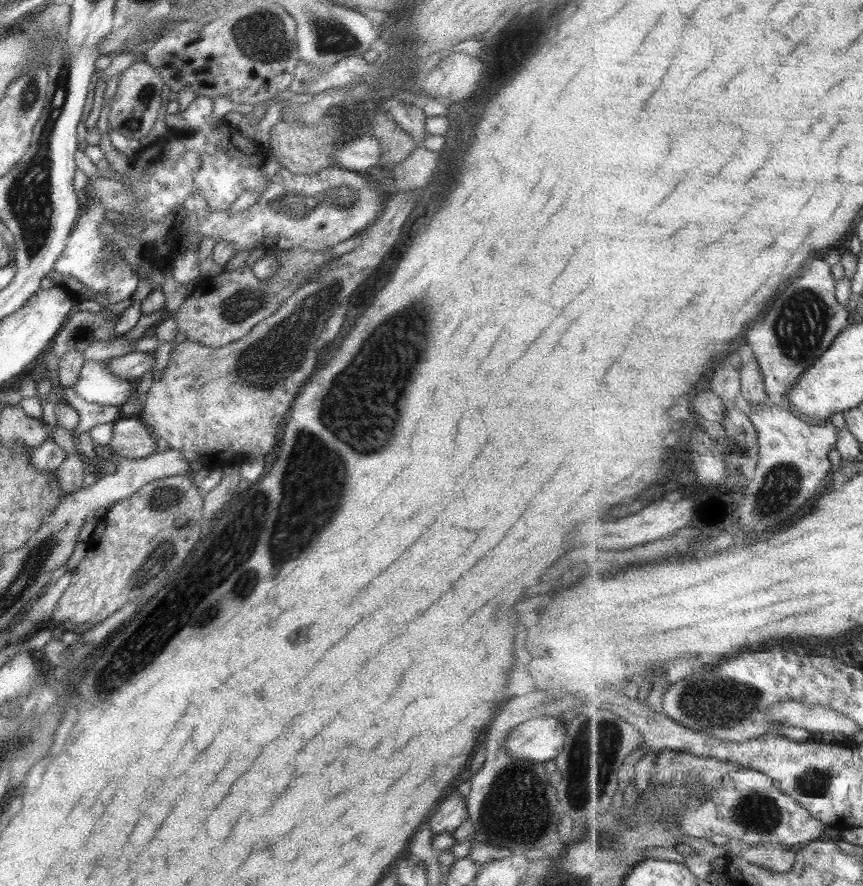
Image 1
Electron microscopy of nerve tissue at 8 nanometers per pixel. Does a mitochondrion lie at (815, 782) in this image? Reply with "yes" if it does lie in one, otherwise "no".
yes

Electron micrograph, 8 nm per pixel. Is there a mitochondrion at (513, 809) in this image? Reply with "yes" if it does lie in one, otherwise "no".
yes

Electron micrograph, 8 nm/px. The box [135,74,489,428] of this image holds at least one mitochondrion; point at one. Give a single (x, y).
(265, 363)

